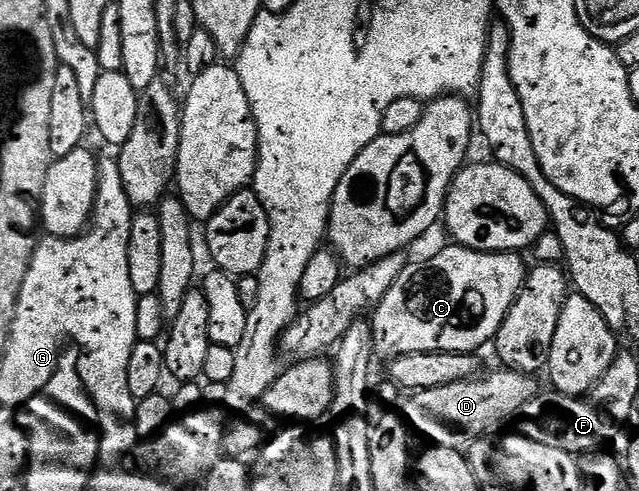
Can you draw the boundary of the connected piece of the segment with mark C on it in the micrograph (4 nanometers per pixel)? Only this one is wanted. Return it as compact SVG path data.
M449 244L446 250L439 251L434 258L429 258L426 262L419 263L418 266L413 266L413 264L406 265L405 271L399 276L399 280L395 280L395 284L391 286L387 292L387 296L383 296L383 300L378 302L372 311L371 329L376 353L380 357L382 354L385 360L392 360L401 354L410 354L411 352L439 352L442 350L443 352L455 352L456 354L472 354L480 351L480 346L485 346L488 342L490 345L496 339L499 328L507 316L507 312L513 307L513 301L521 295L521 289L525 283L527 273L527 265L525 266L525 262L521 258L524 257L517 252L511 254L488 254L482 250L472 250L466 246Z

